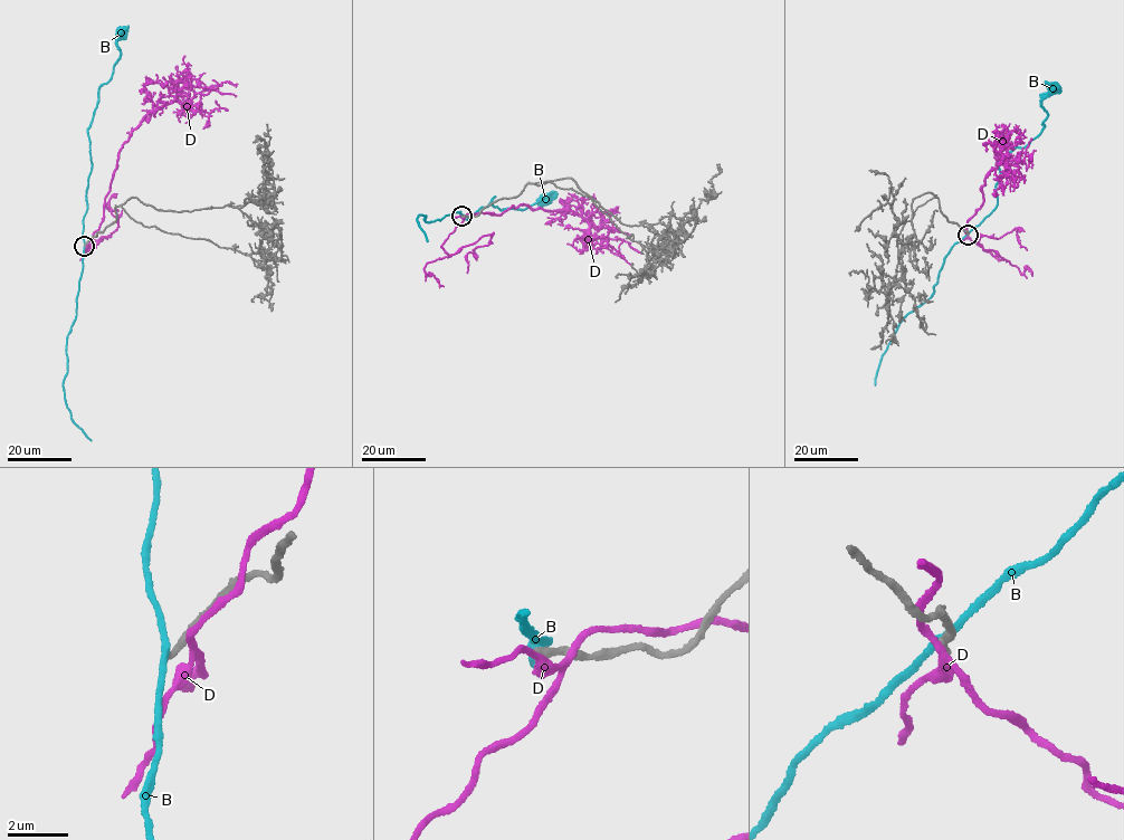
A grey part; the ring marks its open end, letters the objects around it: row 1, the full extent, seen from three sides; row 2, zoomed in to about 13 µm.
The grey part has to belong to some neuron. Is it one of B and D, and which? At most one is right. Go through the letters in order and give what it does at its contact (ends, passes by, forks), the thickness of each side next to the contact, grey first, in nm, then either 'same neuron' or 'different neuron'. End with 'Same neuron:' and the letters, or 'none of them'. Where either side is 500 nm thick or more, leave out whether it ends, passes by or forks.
B: it passes by; calibres 260 and 240 nm; different neuron
D: it forks; calibres 220 and 200 nm; different neuron
Same neuron: none of them

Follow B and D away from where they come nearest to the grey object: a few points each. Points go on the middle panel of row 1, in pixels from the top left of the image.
B: (463, 216), (467, 219), (495, 196), (492, 203), (502, 210), (524, 209), (543, 200)
D: (466, 216), (499, 215), (523, 203), (534, 210), (569, 210), (588, 222), (591, 235), (620, 238), (640, 253)

